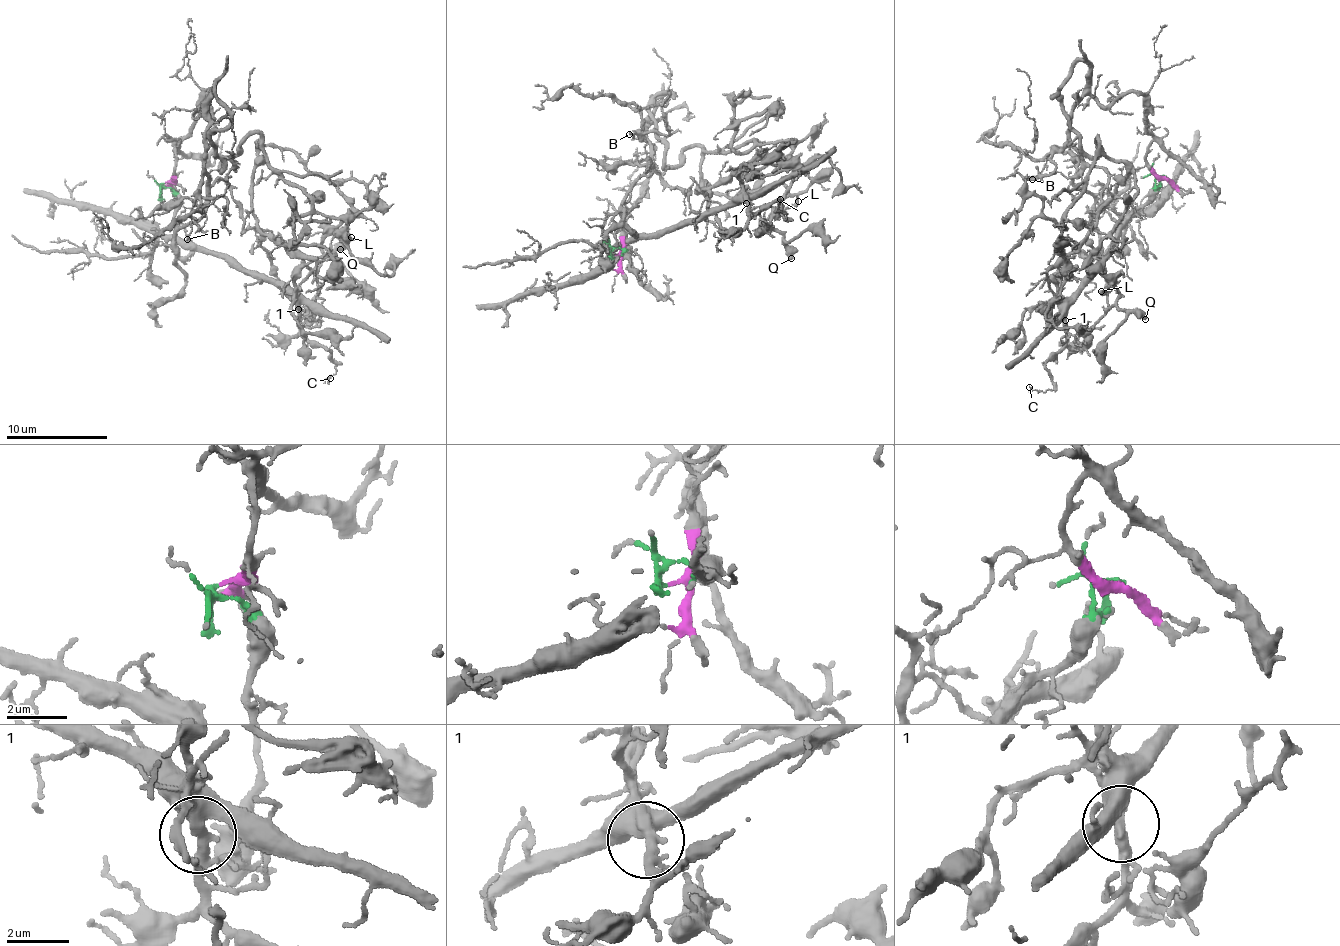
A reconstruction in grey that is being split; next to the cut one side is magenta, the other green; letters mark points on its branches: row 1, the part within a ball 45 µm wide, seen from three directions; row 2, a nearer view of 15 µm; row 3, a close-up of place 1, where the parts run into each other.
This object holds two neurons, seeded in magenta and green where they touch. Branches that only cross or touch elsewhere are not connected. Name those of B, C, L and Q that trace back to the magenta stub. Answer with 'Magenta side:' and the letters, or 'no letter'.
Magenta side: B, L, Q

